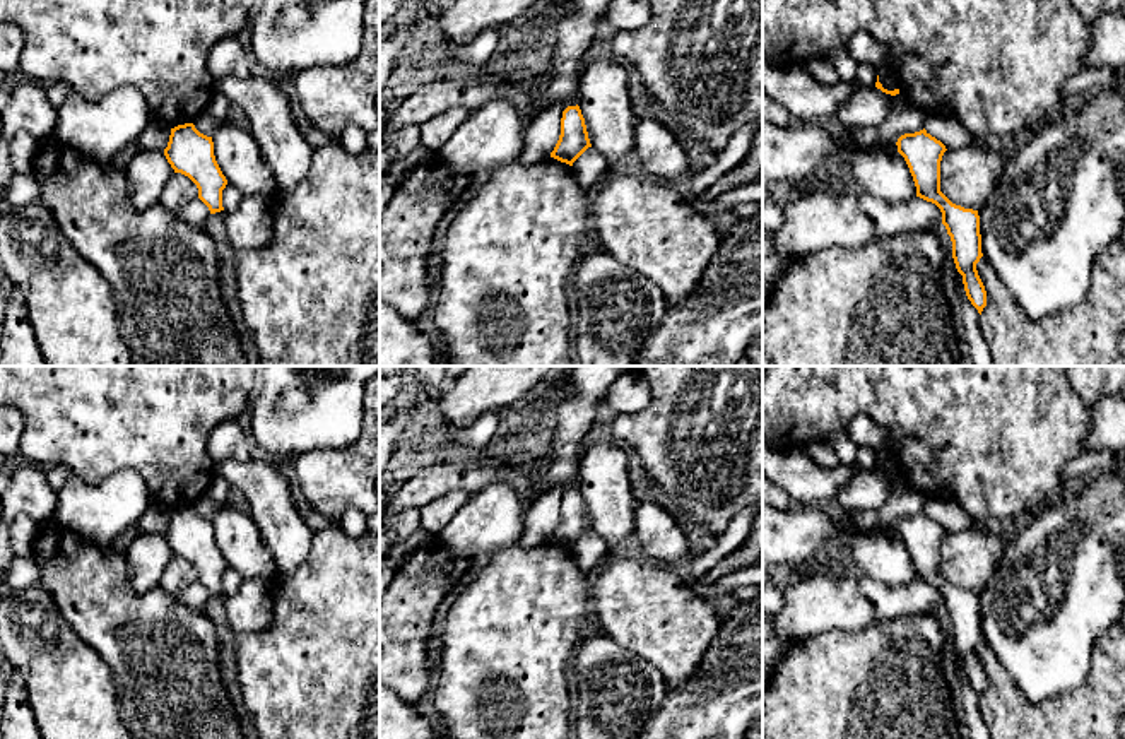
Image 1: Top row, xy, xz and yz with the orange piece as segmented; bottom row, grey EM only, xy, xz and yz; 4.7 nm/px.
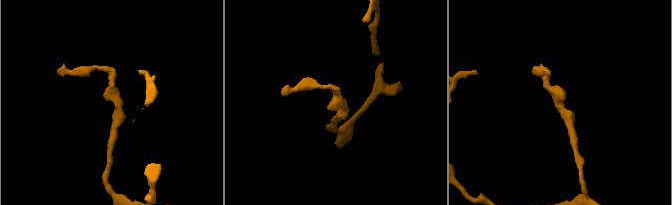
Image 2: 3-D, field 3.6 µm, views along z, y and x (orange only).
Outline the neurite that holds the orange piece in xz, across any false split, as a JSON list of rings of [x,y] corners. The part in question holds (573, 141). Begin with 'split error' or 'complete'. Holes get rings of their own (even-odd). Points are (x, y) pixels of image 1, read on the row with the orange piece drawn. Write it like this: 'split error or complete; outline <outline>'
complete; outline [[[568,106],[561,118],[561,135],[551,157],[573,166],[592,147],[580,106]]]

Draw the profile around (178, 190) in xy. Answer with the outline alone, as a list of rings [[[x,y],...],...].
[[[173,173],[162,188],[159,202],[171,212],[176,212],[185,204],[198,198],[197,185],[181,173]]]

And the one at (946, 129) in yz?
[[[927,113],[923,128],[927,133],[940,140],[945,149],[959,149],[978,140],[971,137],[954,116],[949,115]]]

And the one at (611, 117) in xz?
[[[616,60],[585,65],[580,77],[578,106],[585,118],[590,144],[609,164],[634,151],[639,106],[627,91],[627,74]]]

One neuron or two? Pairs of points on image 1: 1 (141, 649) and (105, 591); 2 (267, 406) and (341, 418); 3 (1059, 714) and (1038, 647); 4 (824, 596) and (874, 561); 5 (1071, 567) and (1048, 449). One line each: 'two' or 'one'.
1: one
2: one
3: two
4: two
5: two

